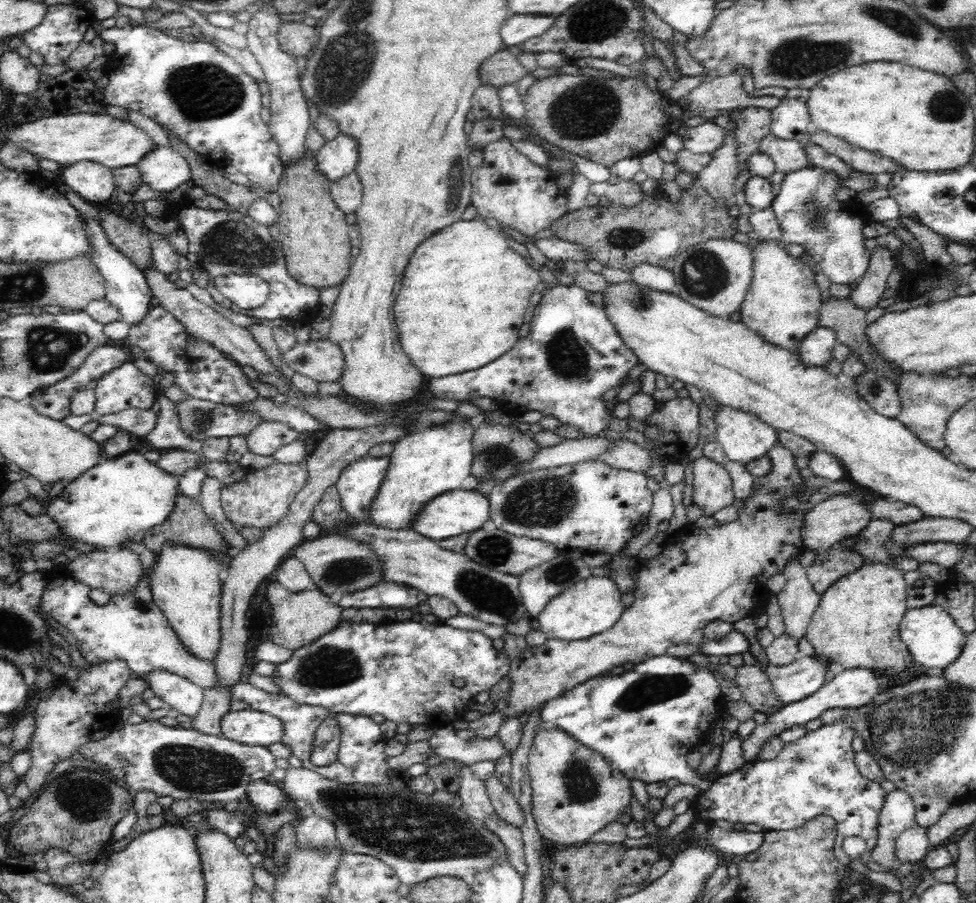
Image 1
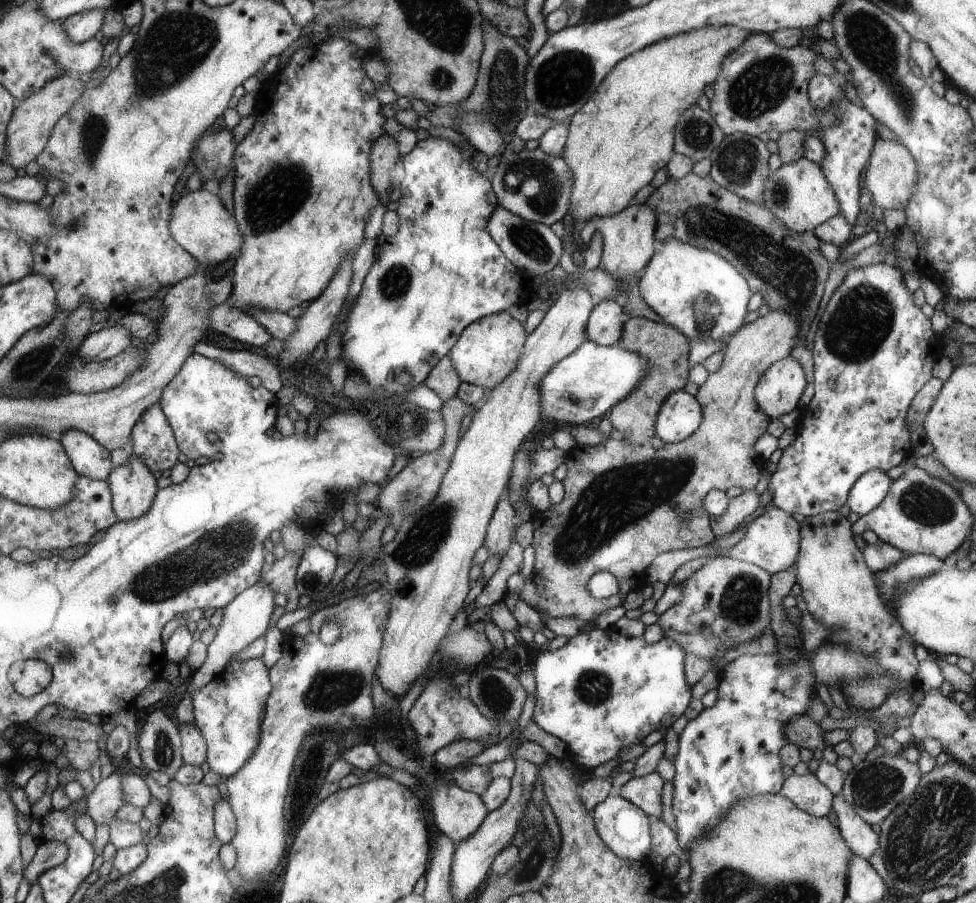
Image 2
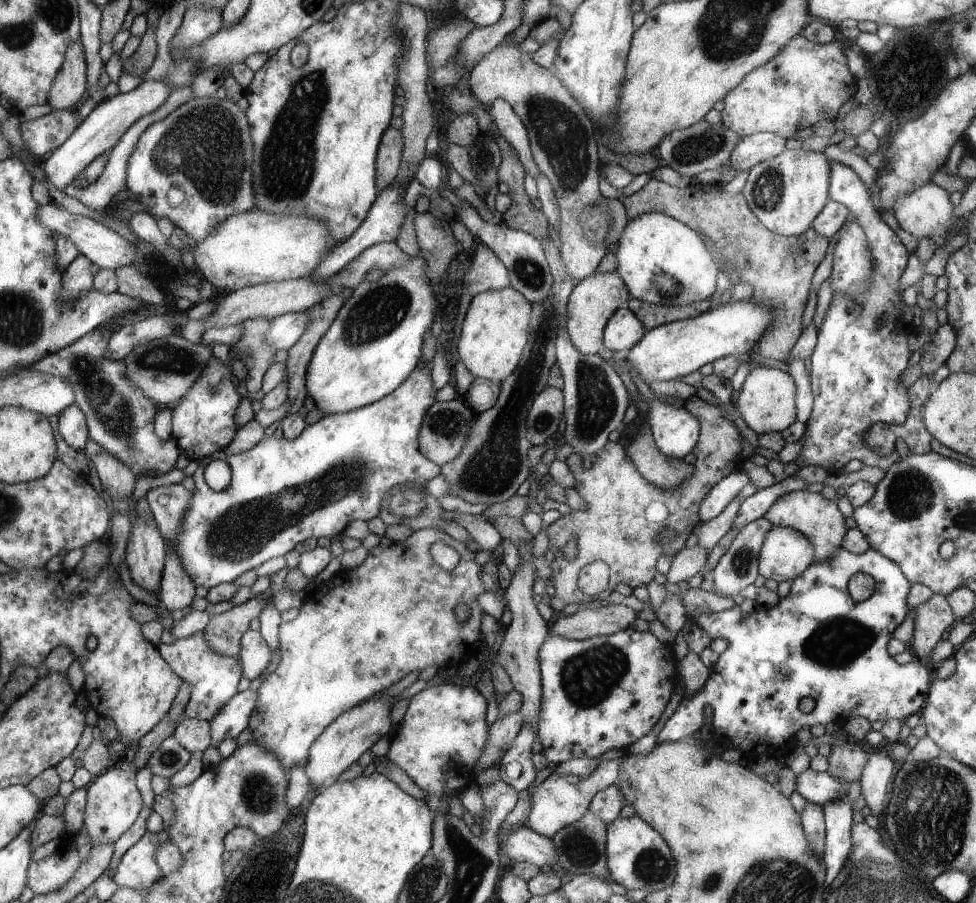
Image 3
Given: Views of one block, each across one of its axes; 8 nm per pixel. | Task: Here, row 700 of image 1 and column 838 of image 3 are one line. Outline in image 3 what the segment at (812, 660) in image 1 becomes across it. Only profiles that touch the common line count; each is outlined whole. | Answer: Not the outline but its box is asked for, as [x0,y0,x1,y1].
[796,767,847,807]

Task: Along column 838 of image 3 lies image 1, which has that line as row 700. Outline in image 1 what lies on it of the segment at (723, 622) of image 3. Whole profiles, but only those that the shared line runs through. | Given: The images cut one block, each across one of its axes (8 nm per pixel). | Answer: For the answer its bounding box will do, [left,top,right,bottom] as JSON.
[541,656,725,790]

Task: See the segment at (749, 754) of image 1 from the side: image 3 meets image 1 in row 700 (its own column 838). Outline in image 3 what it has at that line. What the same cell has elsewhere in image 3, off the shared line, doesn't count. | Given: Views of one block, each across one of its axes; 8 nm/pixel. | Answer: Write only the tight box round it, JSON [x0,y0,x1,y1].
[822,799,852,886]

